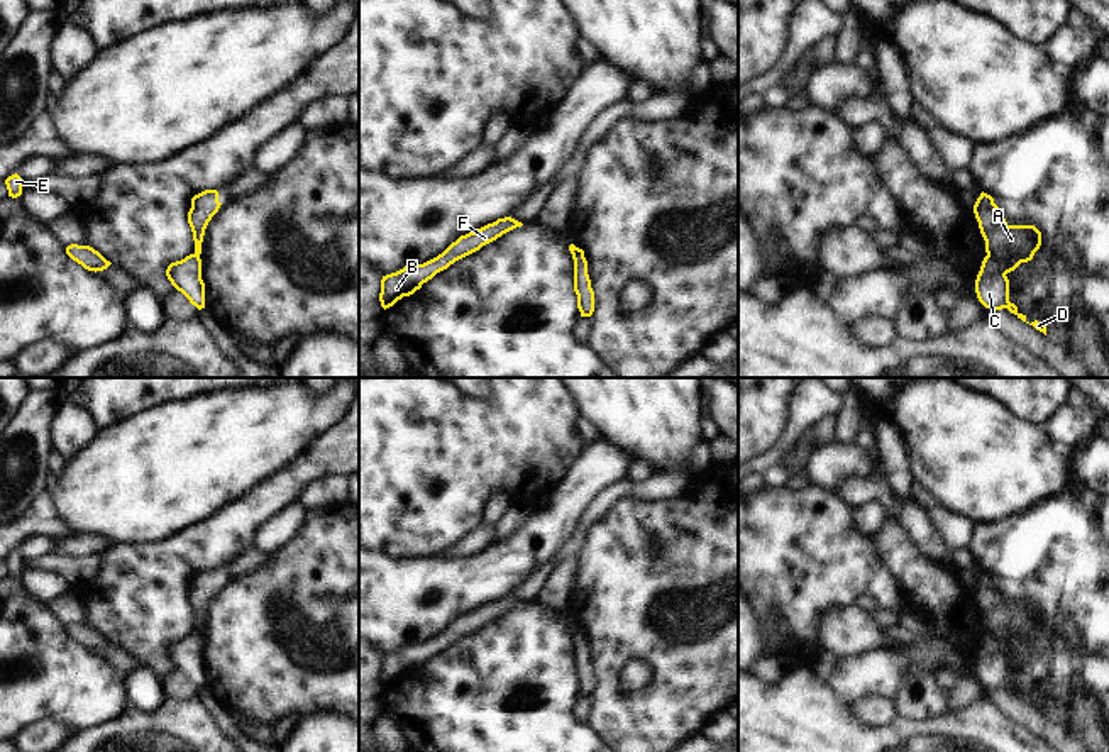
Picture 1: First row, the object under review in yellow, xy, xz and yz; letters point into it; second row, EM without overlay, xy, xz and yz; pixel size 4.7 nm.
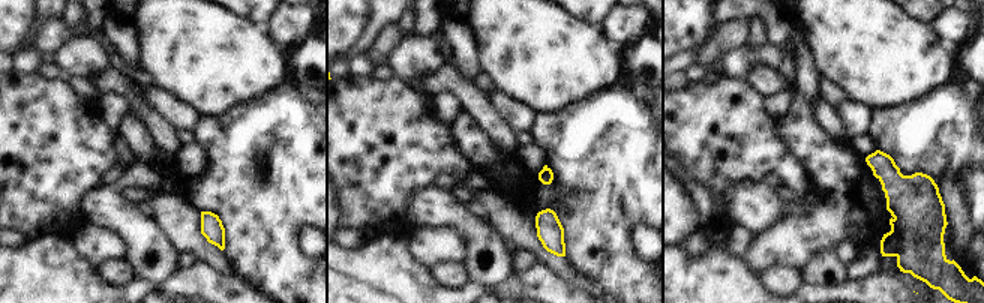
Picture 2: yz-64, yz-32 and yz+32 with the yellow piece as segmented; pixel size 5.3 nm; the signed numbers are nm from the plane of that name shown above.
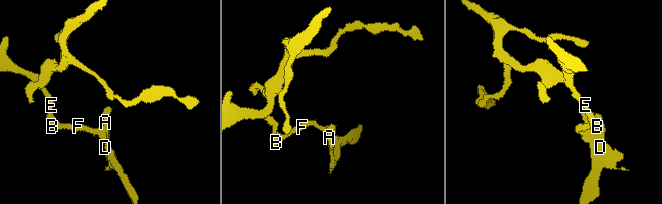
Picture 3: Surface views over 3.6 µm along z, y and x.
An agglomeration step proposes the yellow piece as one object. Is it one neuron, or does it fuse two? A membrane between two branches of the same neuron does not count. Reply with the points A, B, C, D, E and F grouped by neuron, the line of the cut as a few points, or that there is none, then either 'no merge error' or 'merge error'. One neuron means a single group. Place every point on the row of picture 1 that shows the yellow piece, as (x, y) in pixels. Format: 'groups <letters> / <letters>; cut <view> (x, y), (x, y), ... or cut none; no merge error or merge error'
groups A D / B C E F; cut yz (987, 253), (1006, 273); merge error

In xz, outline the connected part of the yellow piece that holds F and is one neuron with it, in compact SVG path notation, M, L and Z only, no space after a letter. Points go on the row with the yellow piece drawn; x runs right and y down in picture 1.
M511 217L498 218L493 224L461 235L437 257L423 264L405 266L396 273L383 276L379 293L381 307L384 310L393 307L398 300L413 295L417 290L422 288L423 283L432 279L437 273L447 269L455 261L479 251L483 246L521 225L521 222Z

